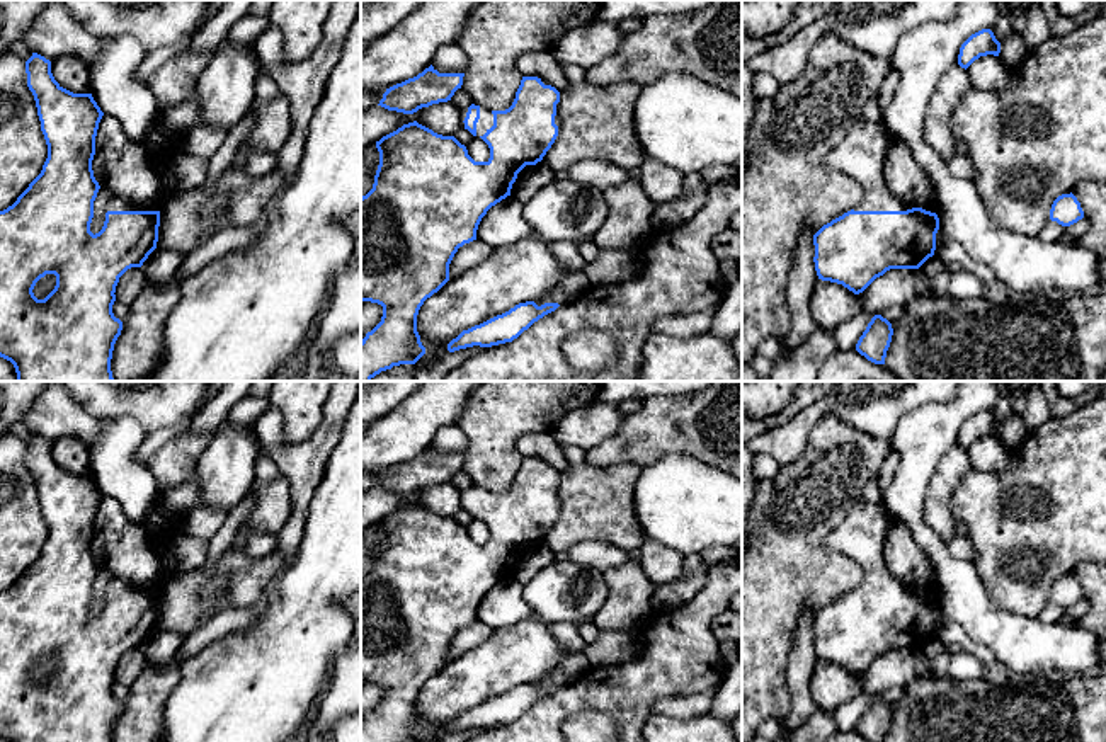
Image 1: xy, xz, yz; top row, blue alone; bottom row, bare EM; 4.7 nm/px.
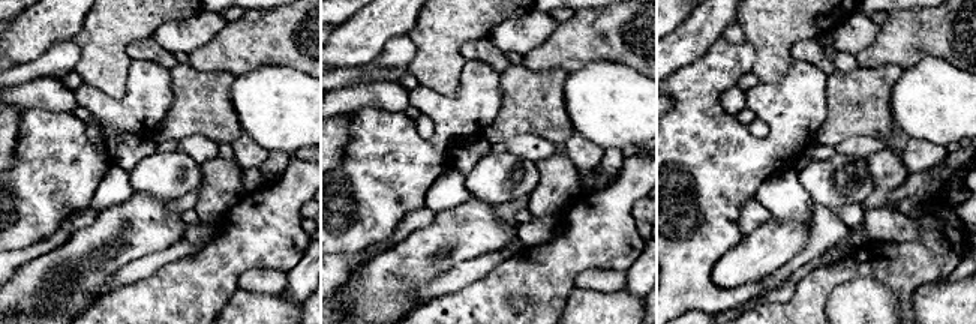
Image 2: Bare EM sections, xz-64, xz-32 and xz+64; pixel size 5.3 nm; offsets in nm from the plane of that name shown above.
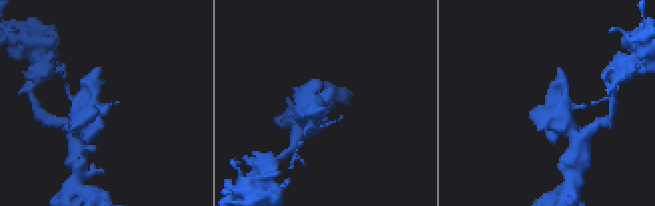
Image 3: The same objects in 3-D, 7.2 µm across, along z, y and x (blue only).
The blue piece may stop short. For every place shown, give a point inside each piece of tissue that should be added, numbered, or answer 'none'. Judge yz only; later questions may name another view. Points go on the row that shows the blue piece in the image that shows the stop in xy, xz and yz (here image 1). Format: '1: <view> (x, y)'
1: yz (861, 154)

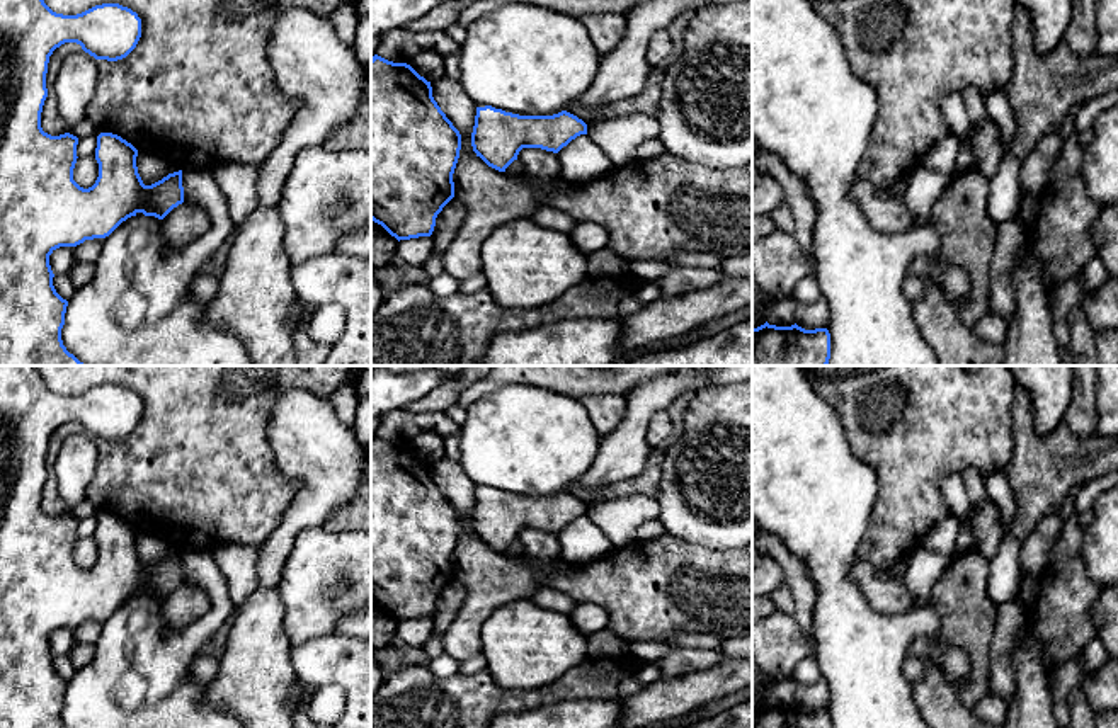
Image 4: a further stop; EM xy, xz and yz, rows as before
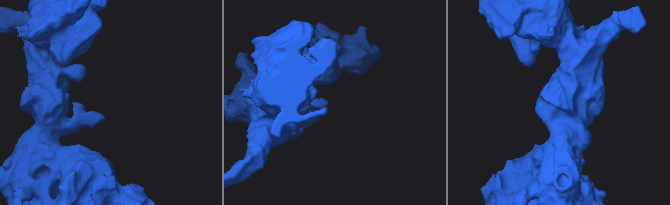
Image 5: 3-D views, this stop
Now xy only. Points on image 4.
none

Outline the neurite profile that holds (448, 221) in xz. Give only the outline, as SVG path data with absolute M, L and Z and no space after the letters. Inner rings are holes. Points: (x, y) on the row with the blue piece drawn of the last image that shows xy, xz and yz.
M453 197L436 218L436 226L431 235L434 252L442 257L453 238L456 236L466 214L465 204Z

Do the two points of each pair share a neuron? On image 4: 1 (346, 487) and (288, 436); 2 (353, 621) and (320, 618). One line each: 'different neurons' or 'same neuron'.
1: same neuron
2: different neurons

